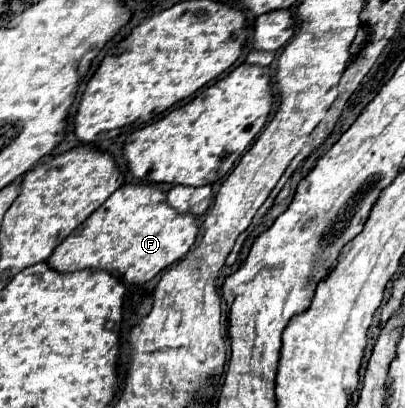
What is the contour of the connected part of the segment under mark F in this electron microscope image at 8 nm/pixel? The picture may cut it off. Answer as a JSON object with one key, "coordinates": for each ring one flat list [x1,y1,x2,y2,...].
{"coordinates":[[125,184,55,248,47,264,57,272,99,268,127,284,145,284,167,266,181,260,195,244,197,234,199,226,195,216,179,214,171,208,163,190,151,184]]}

